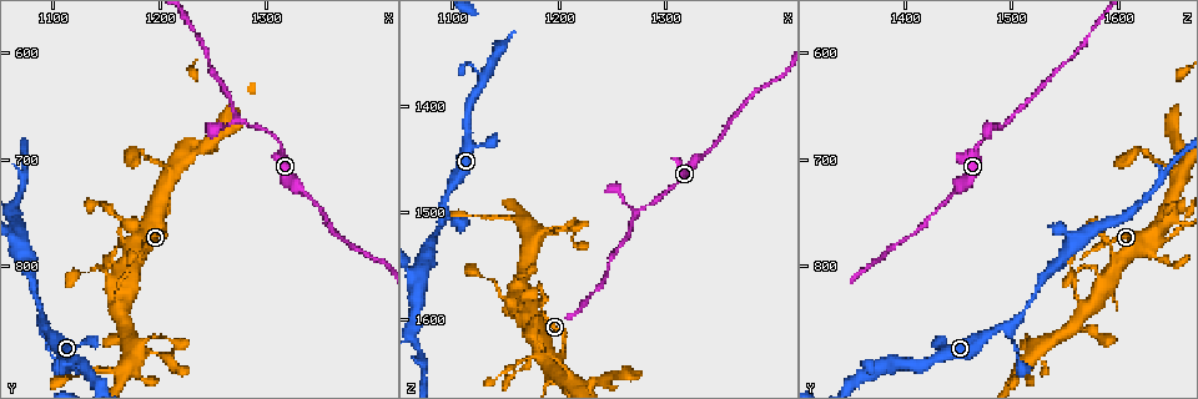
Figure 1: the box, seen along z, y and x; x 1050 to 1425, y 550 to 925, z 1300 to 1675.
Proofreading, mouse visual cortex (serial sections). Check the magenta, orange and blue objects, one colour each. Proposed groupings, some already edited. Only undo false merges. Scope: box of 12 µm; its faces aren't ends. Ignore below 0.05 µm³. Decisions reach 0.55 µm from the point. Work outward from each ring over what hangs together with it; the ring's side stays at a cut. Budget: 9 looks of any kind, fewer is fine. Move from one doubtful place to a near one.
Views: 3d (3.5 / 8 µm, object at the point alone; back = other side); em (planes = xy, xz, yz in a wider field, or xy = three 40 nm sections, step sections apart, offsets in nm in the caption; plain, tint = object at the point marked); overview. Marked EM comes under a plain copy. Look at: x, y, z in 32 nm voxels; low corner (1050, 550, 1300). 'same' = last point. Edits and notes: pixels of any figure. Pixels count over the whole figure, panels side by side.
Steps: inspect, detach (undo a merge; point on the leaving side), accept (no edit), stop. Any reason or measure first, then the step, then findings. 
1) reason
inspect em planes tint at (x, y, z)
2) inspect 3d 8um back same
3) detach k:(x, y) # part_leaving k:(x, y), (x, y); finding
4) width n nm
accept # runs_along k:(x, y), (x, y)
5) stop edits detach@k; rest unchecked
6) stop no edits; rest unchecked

thick turns thin
inspect 3d 3.5um back at (1092, 858, 1496)

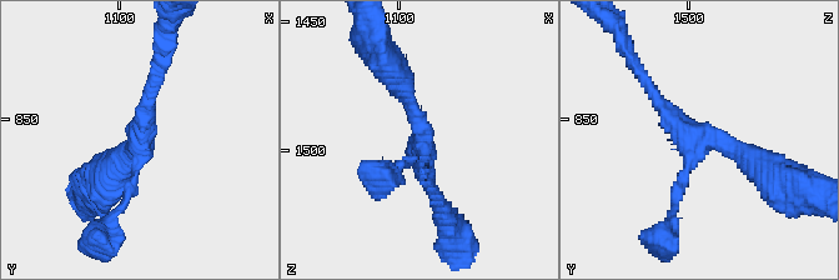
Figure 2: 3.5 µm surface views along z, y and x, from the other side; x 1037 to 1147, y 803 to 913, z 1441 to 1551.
inspect em xy step 3 tint at (1091, 858, 1495)

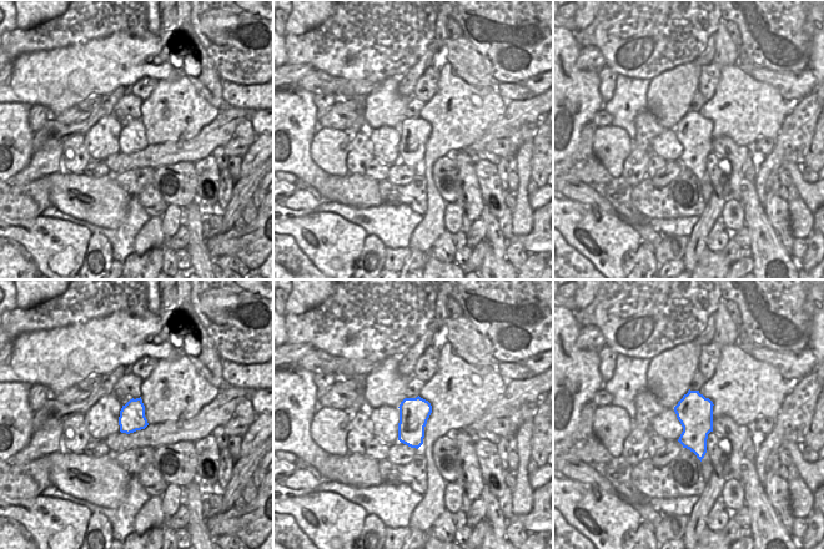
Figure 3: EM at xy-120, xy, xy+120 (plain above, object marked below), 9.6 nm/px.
arm_widths 150, 200, 300 nm
accept # runs_along 2:(763, 175), (646, 83); one cell here

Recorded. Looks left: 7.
sharp bend
inspect 3d 3.5um at (1158, 828, 1562)

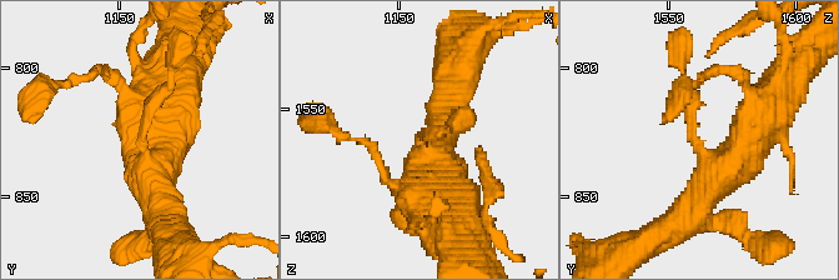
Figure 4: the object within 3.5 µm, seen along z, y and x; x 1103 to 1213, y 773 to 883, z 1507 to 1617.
inspect em xy step 3 tint at (1159, 829, 1562)

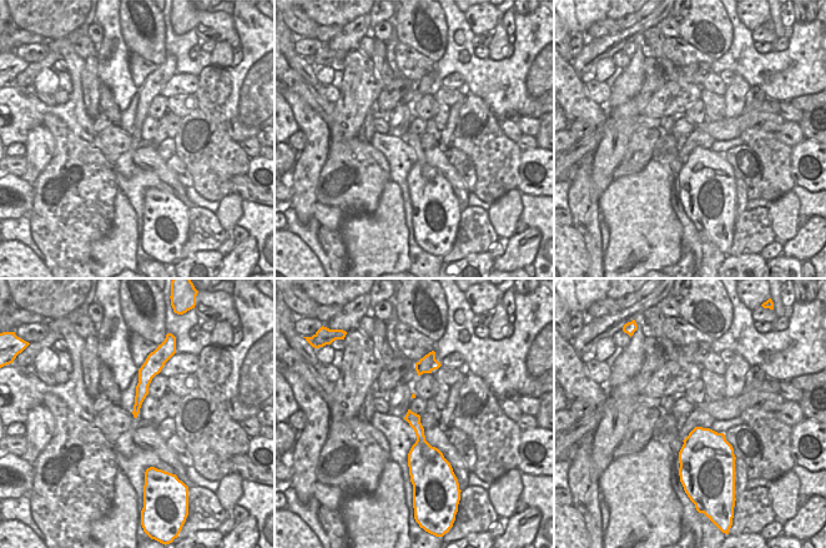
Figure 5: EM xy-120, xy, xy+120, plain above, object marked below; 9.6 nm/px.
accept # runs_along 5:(147, 367), (136, 410); continuous, no second cell

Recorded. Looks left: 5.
three-way junction
inspect 3d 8um back at (1278, 660, 1498)

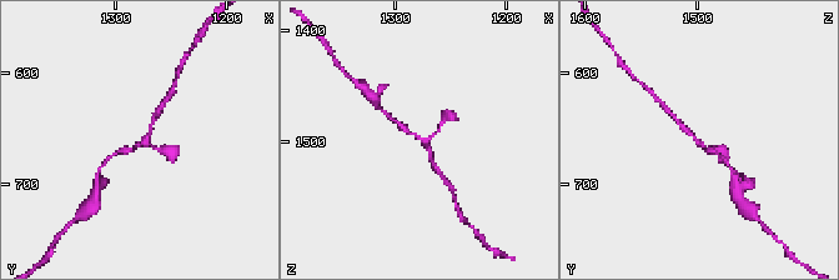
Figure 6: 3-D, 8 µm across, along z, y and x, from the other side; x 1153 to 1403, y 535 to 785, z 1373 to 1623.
need the tissue
inspect em xy step 3 tint at (1276, 660, 1500)

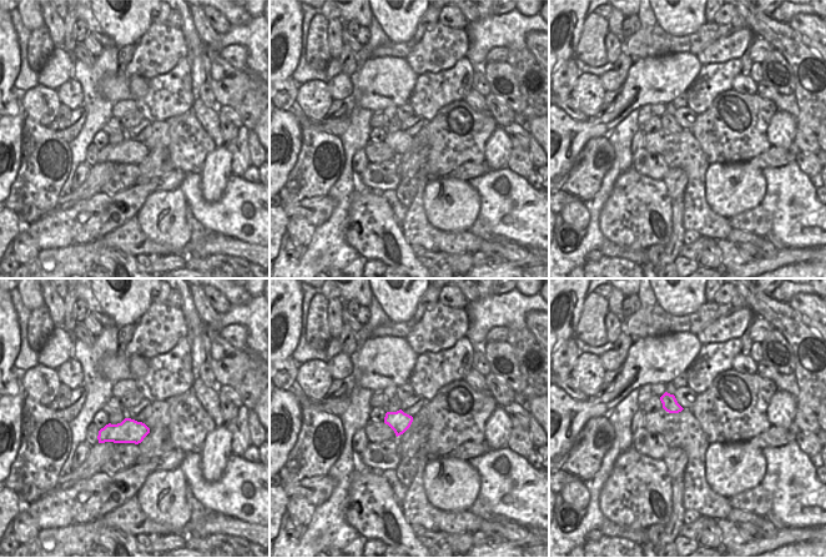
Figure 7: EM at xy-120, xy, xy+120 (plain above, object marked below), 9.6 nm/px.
arm_widths 150, 150, 200 nm
accept # runs_along 6:(393, 120), (428, 146), (433, 164); continuous, no second cell

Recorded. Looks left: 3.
two arms in line, one across
inspect 3d 3.5um back at (1192, 754, 1650)

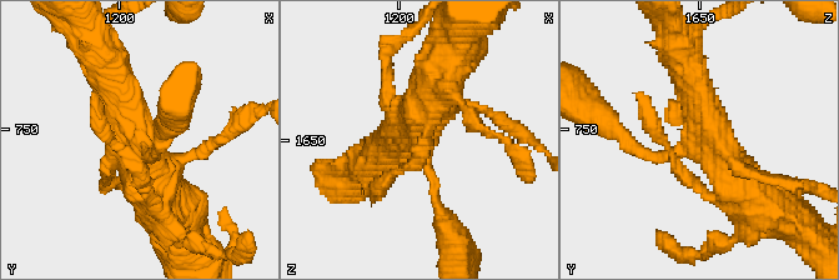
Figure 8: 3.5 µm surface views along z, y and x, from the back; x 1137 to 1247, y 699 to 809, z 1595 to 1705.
need the tissue
inspect em xy step 5 tint at (1190, 757, 1651)

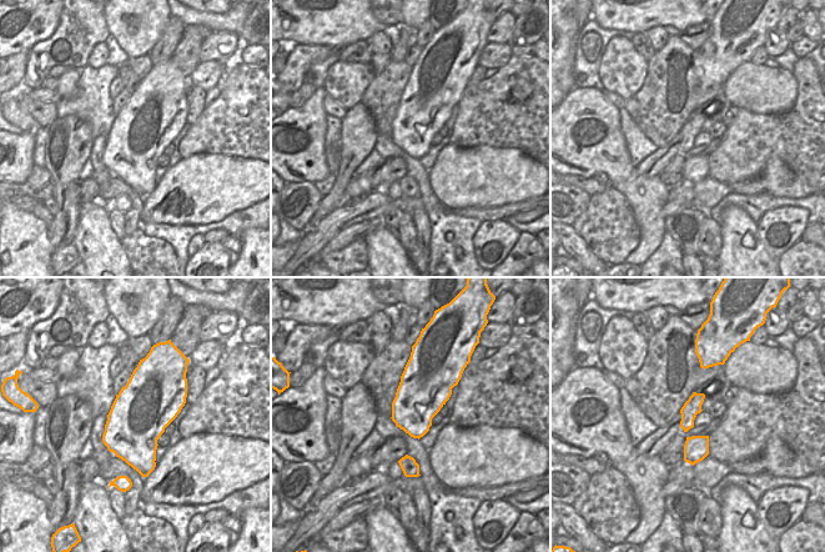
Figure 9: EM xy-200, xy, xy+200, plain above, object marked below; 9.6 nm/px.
width 460 nm
accept # runs_along 8:(754, 176), (717, 145), (678, 164), (652, 130); all the same cell

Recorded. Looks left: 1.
stop no edits; rest unchecked

